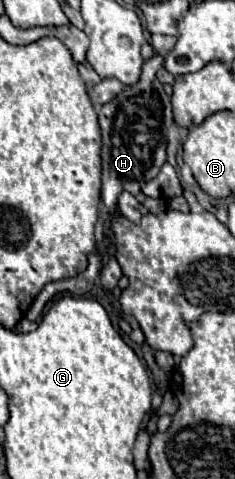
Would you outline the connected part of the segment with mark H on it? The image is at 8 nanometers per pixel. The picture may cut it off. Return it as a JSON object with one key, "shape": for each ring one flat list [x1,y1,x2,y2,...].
{"shape":[[155,54,143,64,143,74,137,84,125,86,111,102,103,104,99,110,99,126,103,134,103,186,101,196,107,210,115,210,119,192,127,190,137,194,141,186,153,180,159,174,159,168,165,164,165,132,173,120,171,100,163,90,163,84,157,80,157,70,163,64,163,56]]}

